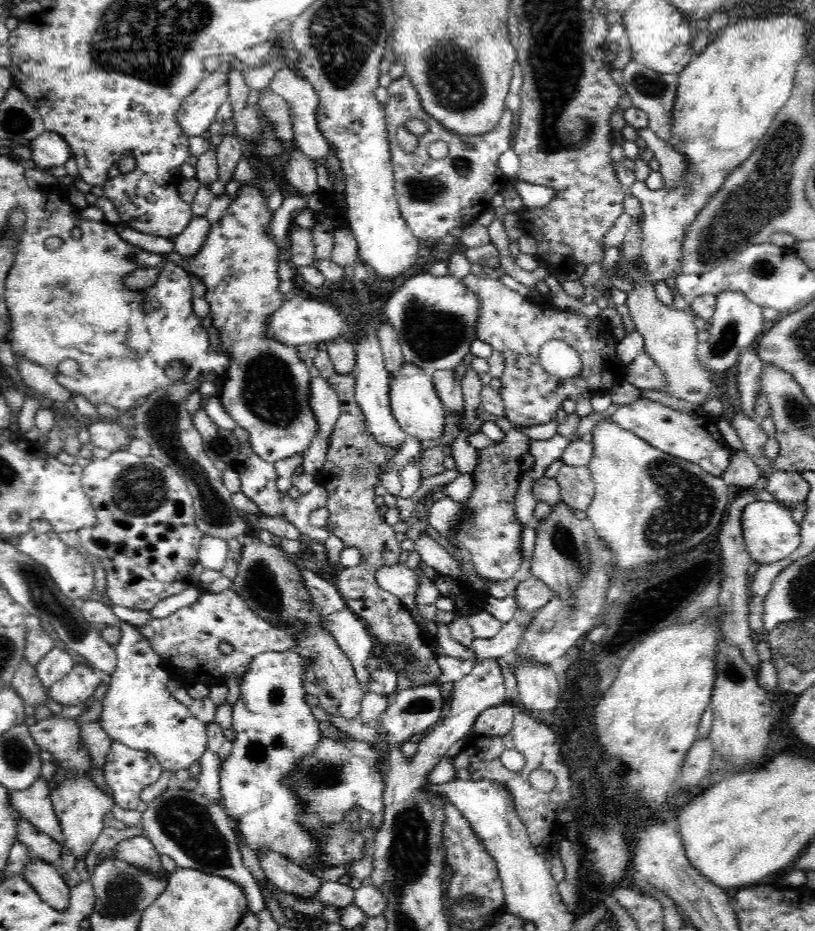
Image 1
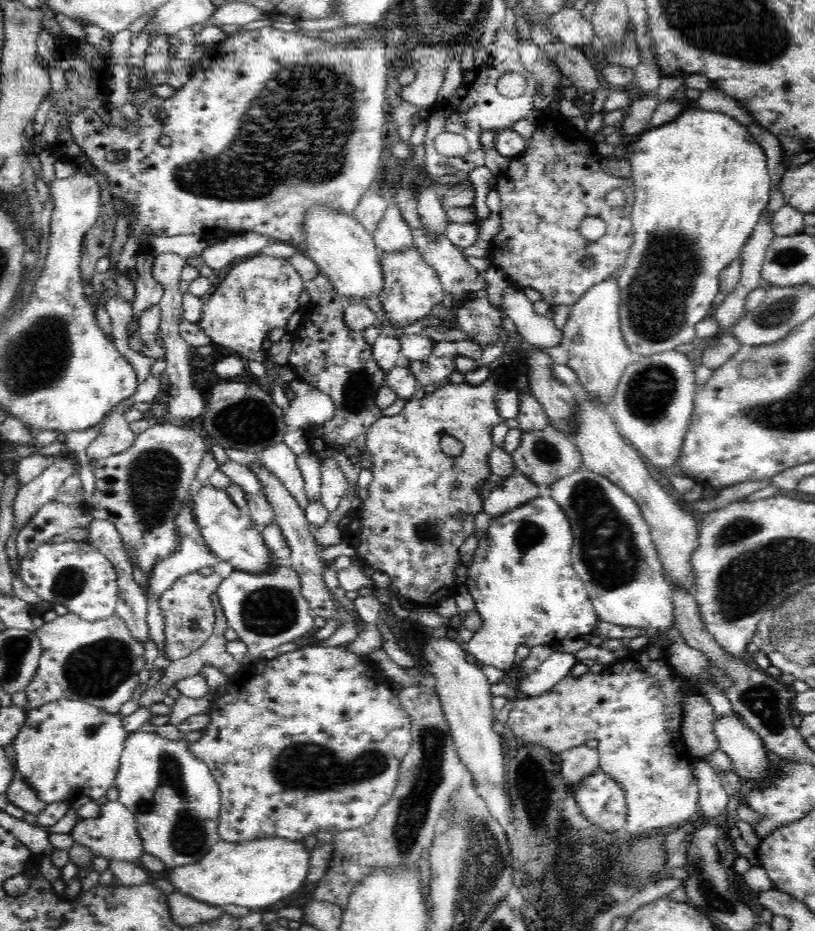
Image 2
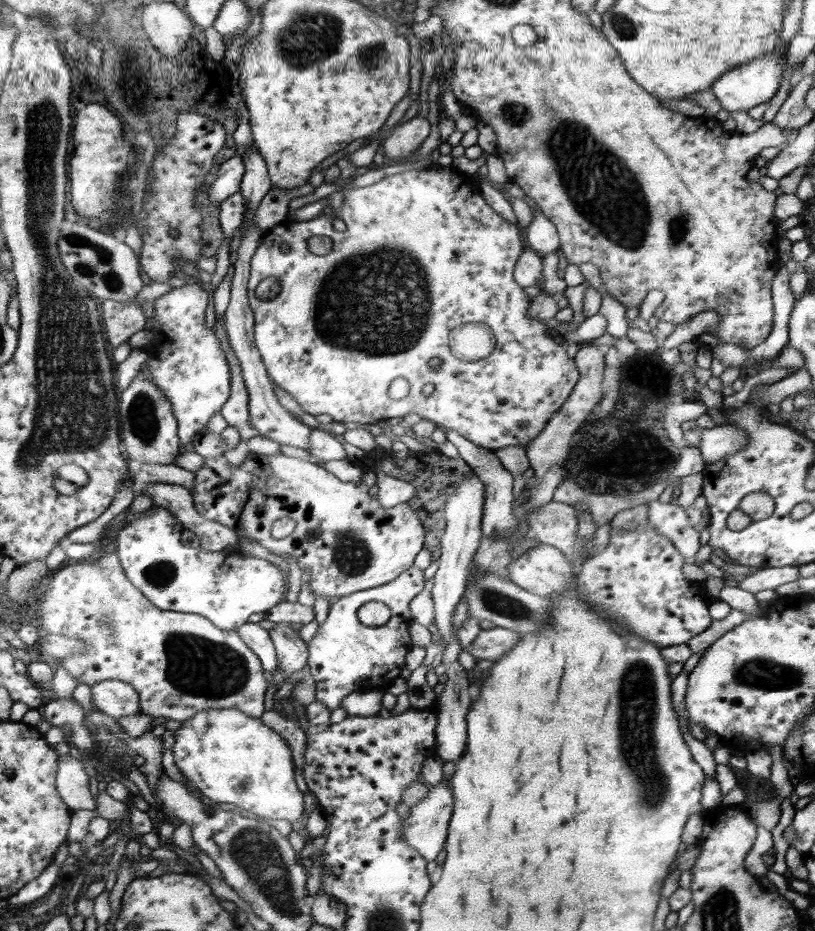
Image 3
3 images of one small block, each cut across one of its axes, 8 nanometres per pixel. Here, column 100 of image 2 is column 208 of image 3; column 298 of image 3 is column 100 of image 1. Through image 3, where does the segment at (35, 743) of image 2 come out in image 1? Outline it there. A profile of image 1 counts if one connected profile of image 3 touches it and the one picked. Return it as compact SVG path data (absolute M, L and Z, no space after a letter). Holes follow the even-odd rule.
M60 715L52 716L48 720L29 721L28 723L30 734L36 741L36 744L41 750L47 750L53 756L52 763L58 768L58 764L62 764L65 767L65 779L57 786L57 789L50 791L50 799L52 799L52 805L54 805L54 813L60 821L61 829L65 836L65 846L69 854L76 857L76 860L84 858L86 853L92 848L92 844L96 842L96 838L100 836L102 832L104 820L104 814L110 812L115 805L113 795L104 793L102 789L96 787L92 779L90 779L90 753L88 749L84 748L80 738L80 725L73 719L63 718Z

